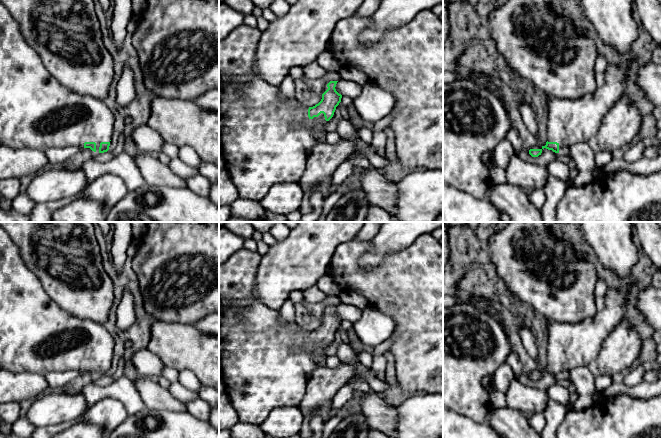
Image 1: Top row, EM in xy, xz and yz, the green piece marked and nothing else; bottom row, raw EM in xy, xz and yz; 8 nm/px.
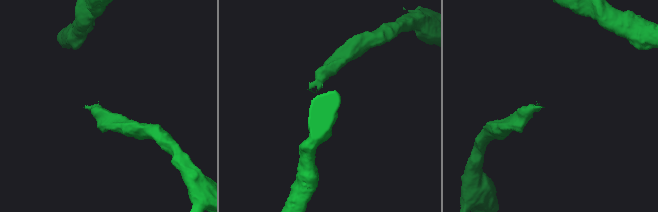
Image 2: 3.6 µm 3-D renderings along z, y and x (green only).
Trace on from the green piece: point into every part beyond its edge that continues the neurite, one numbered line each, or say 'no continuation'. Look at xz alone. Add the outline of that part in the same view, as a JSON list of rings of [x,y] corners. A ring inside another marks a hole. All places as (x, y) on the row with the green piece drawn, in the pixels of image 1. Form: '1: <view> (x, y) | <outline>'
1: xz (260, 147) | [[[241,24],[224,39],[219,40],[219,155],[225,162],[240,198],[259,203],[270,188],[278,183],[298,182],[303,175],[309,155],[318,144],[314,133],[324,131],[324,114],[310,119],[306,105],[295,98],[283,99],[279,87],[273,86],[254,73],[254,62],[261,31]]]

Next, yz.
1: yz (569, 122) | [[[629,58],[622,66],[607,65],[605,83],[602,87],[581,98],[566,100],[550,95],[548,97],[547,141],[559,144],[559,153],[565,148],[580,142],[588,142],[598,131],[602,120],[617,103],[625,91],[630,67],[635,60]]]

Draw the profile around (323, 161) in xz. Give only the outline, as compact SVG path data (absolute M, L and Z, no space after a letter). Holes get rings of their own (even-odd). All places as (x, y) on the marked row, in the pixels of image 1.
M340 139L337 144L319 143L309 155L306 168L298 181L305 196L319 188L323 179L331 179L336 169L356 151L356 141Z

